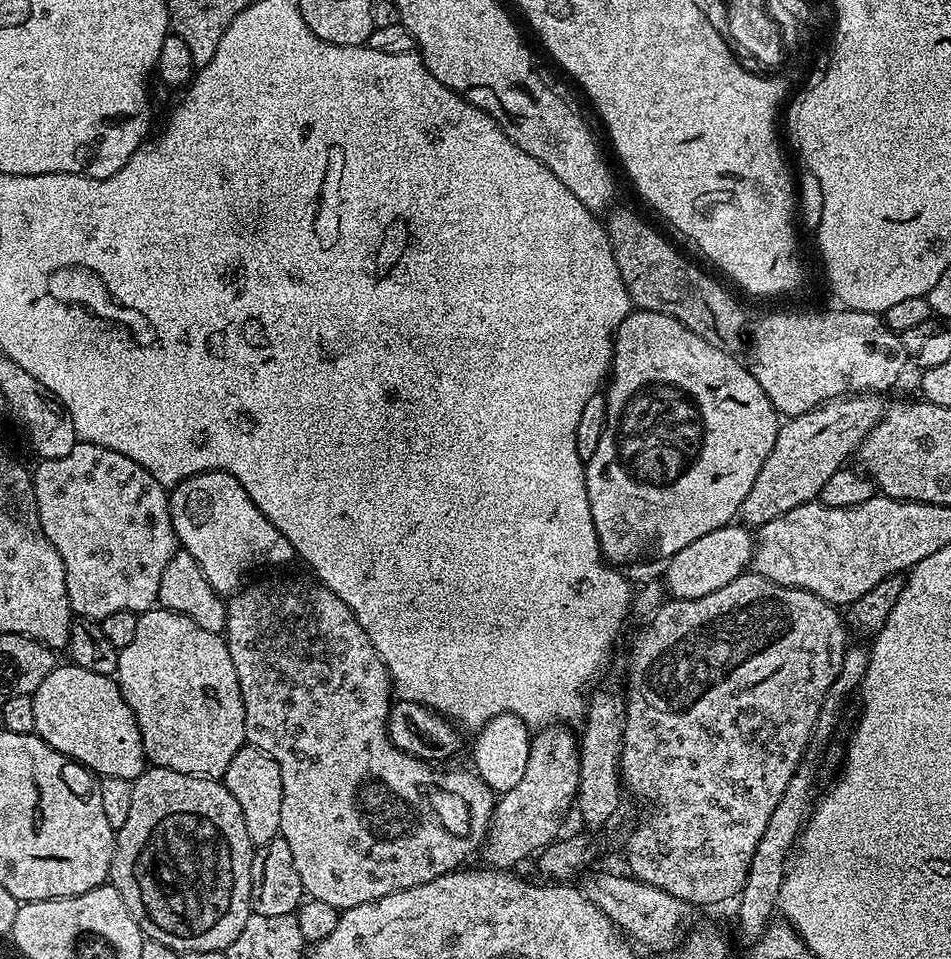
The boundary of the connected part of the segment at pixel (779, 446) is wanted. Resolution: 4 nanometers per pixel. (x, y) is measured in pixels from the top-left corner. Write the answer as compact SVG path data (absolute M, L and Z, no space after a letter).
M849 394L820 404L806 414L785 419L782 426L777 427L774 450L770 450L768 460L762 462L762 470L760 476L754 478L752 492L746 494L743 523L759 526L775 516L786 514L786 510L815 501L830 476L849 463L848 452L855 453L864 443L864 437L880 421L880 400L876 394Z

